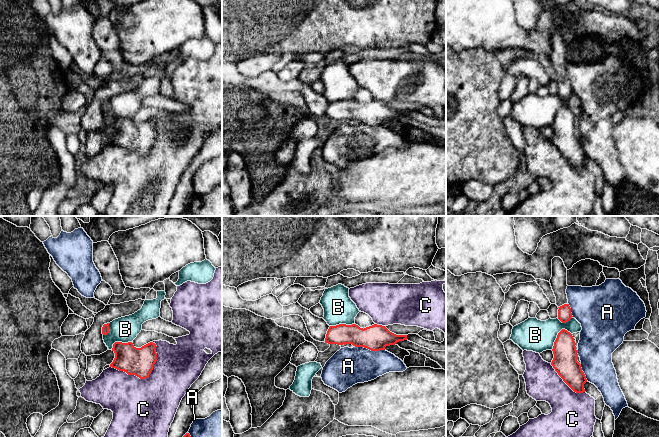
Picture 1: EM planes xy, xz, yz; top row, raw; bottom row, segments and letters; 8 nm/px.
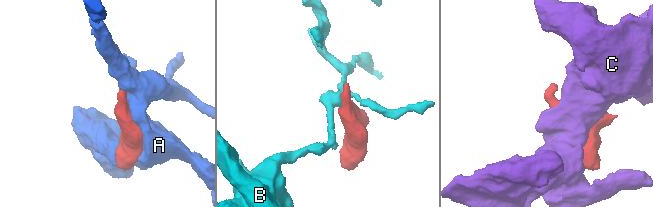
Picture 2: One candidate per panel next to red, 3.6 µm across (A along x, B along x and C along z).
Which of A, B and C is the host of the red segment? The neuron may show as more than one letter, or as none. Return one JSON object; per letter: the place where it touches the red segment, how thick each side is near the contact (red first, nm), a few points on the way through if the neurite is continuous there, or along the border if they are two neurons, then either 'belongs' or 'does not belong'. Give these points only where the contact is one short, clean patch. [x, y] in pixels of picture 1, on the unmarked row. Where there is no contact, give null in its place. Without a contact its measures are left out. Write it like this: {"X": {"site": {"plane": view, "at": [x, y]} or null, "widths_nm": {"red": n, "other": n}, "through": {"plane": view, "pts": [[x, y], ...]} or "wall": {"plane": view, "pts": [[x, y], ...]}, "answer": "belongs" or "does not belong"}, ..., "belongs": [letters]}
{"A": {"site": {"plane": "xz", "at": [369, 125]}, "widths_nm": {"red": 200, "other": 300}, "answer": "does not belong"}, "B": {"site": {"plane": "yz", "at": [557, 111]}, "widths_nm": {"red": 200, "other": 260}, "wall": {"plane": "yz", "pts": [[571, 109], [562, 105], [558, 109], [551, 125]]}, "answer": "does not belong"}, "C": {"site": {"plane": "xy", "at": [144, 154]}, "widths_nm": {"red": 220, "other": 500}, "answer": "does not belong"}, "belongs": []}

